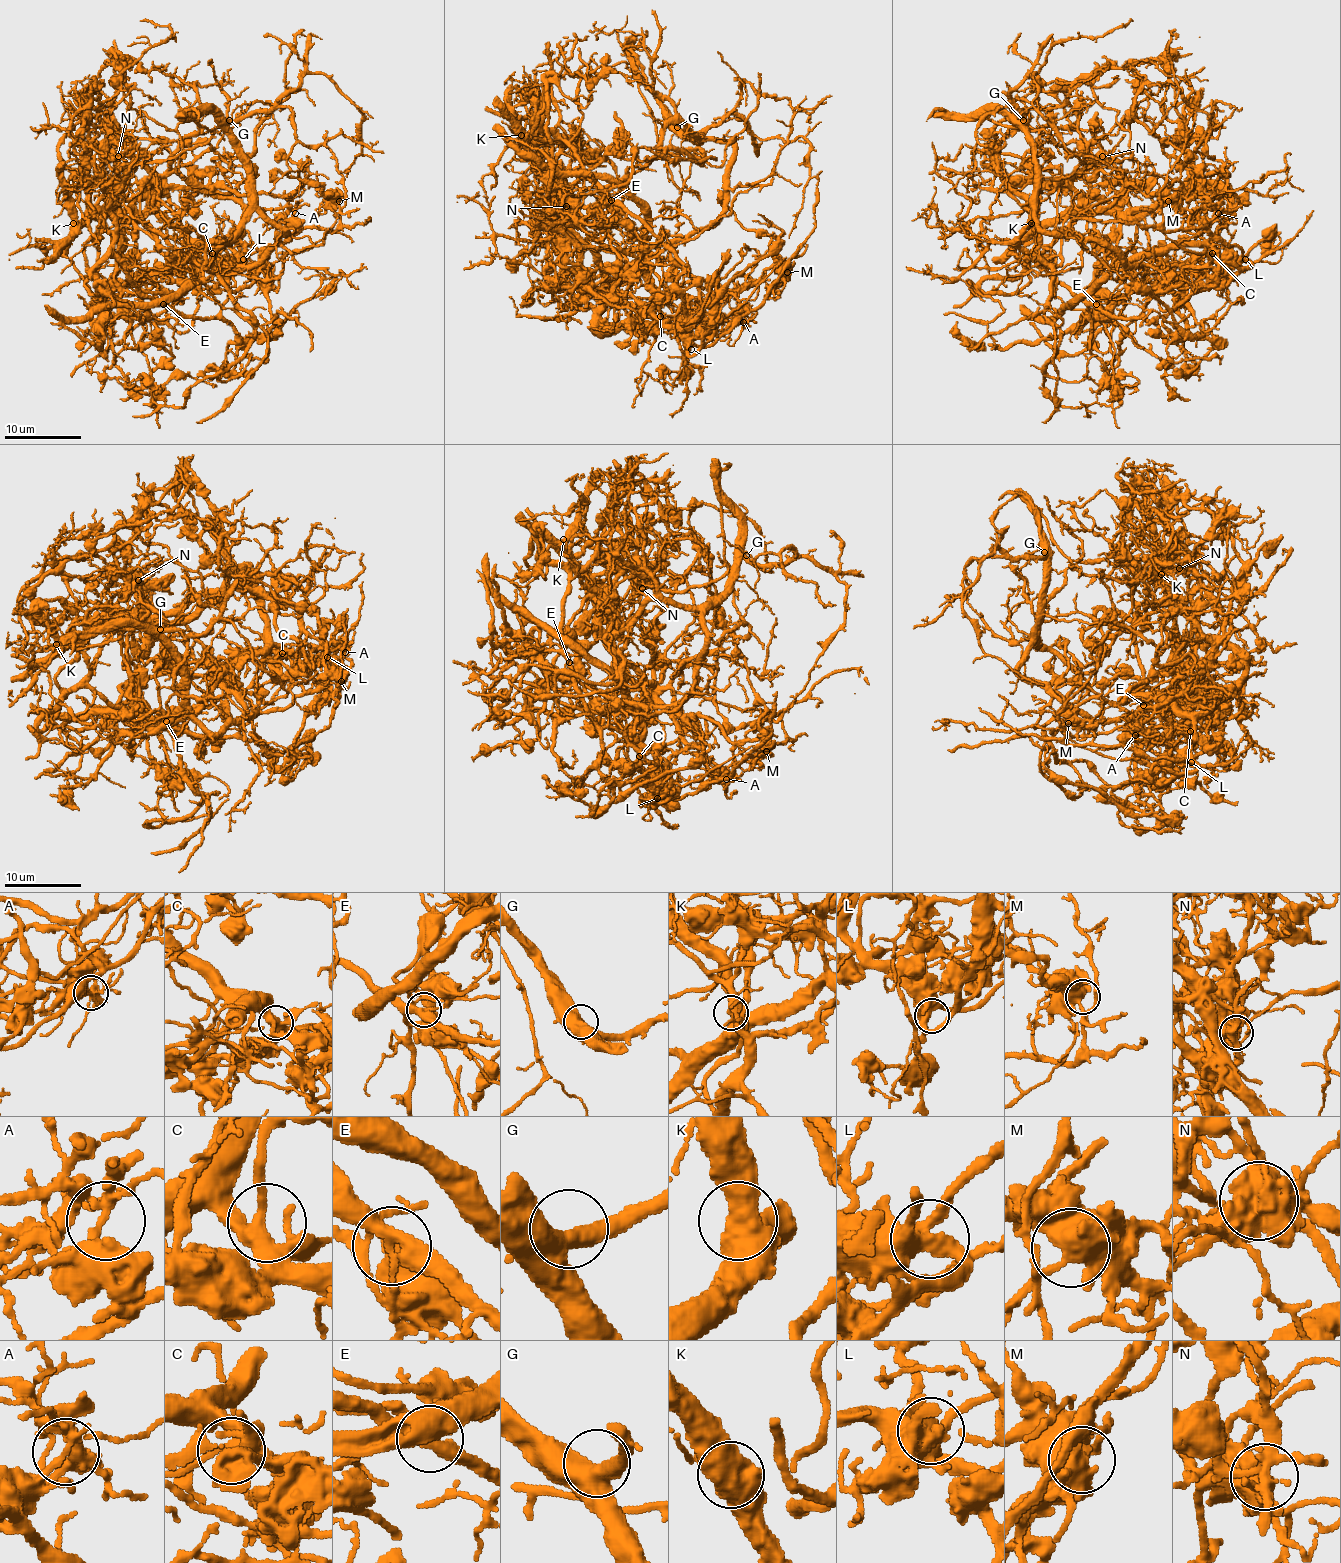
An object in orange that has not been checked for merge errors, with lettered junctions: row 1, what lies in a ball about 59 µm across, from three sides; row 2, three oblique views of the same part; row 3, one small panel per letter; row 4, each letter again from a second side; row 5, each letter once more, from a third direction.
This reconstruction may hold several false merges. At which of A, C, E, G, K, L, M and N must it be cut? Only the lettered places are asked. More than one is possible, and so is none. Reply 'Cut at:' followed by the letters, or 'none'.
Cut at: E, N

